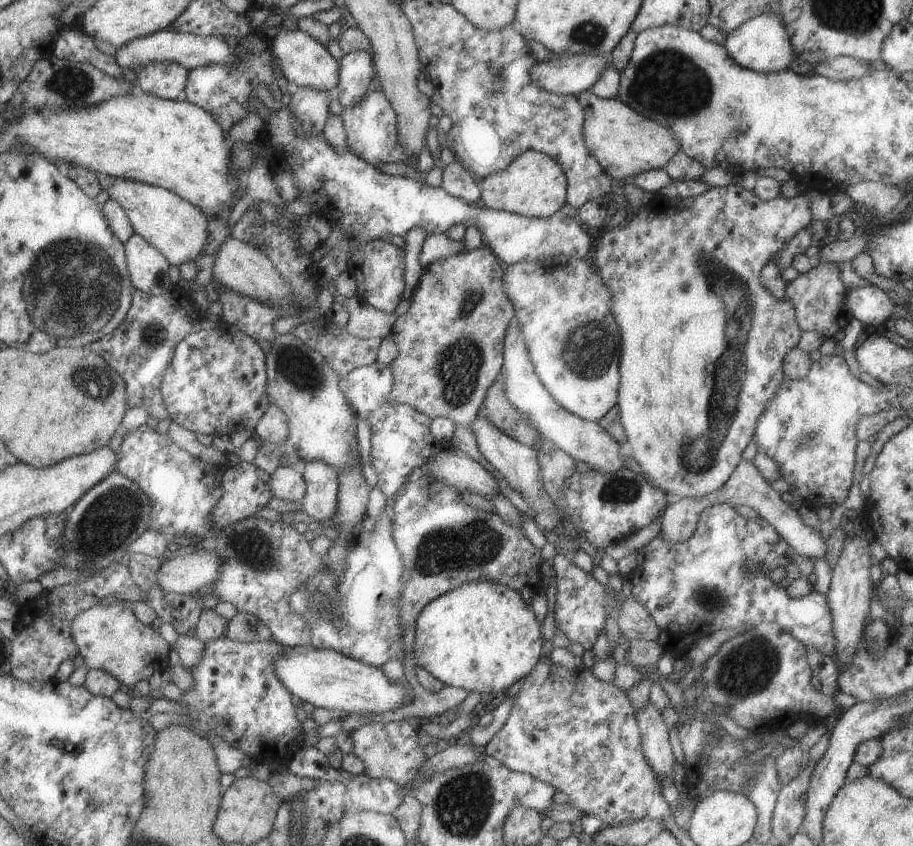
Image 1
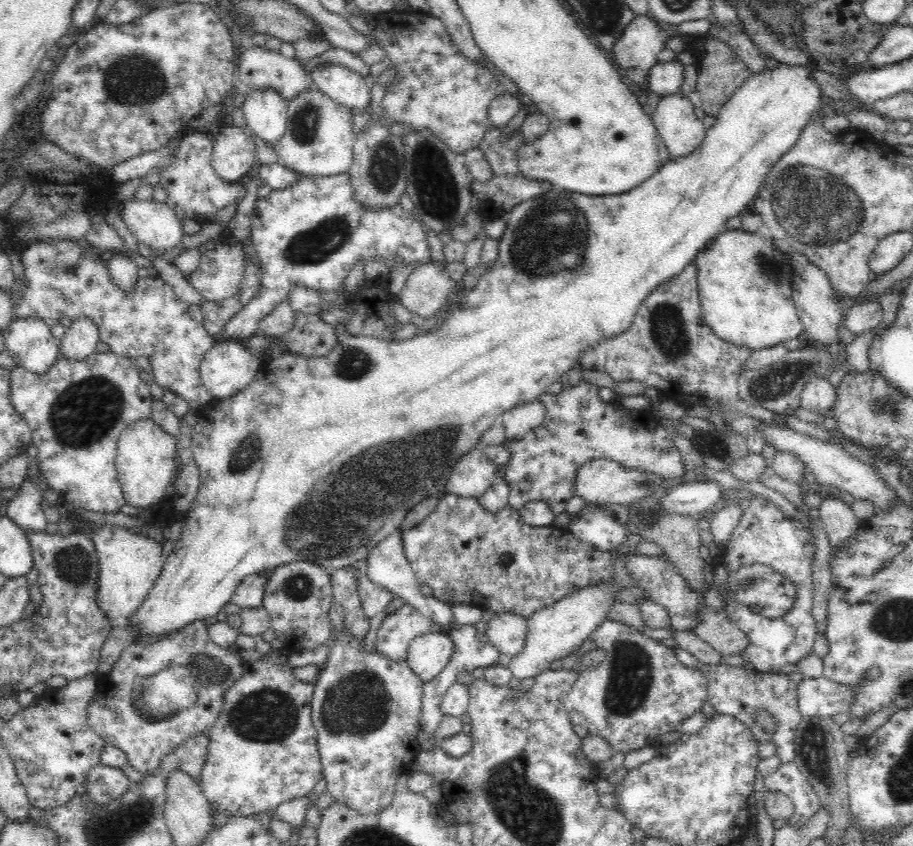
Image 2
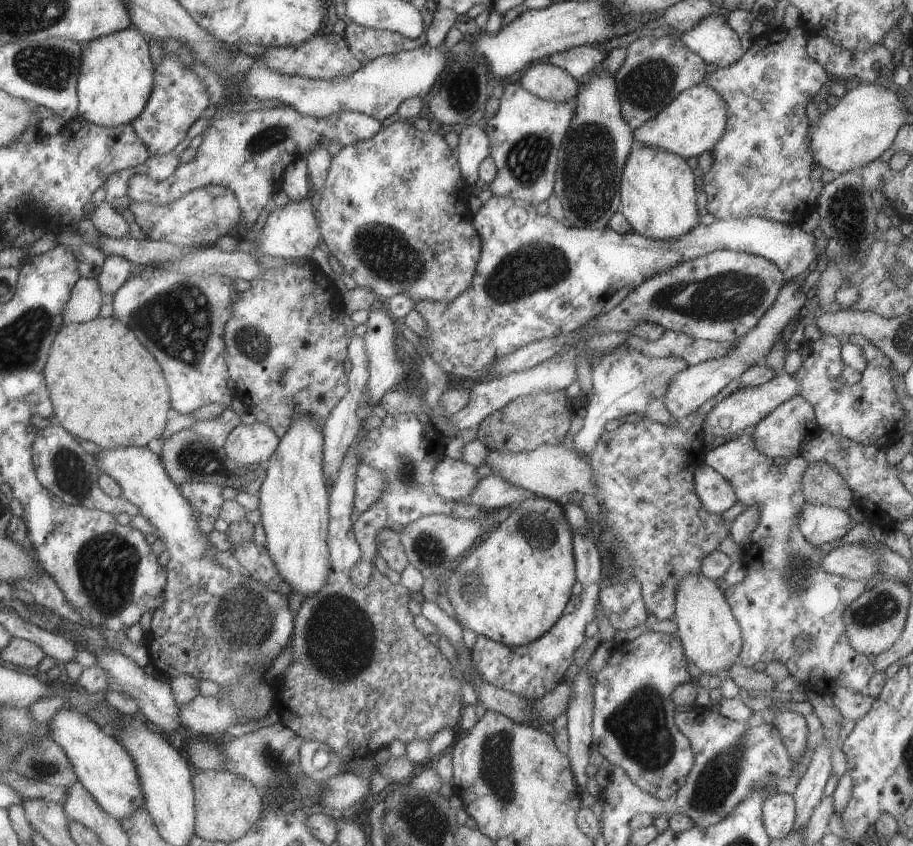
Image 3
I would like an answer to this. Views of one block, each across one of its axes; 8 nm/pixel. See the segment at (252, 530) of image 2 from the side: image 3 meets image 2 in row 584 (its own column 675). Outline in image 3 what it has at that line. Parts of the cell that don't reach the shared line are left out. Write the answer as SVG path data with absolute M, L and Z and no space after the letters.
M640 141L634 142L624 165L620 211L633 230L644 236L670 240L685 235L700 223L694 183L696 173L683 156Z

